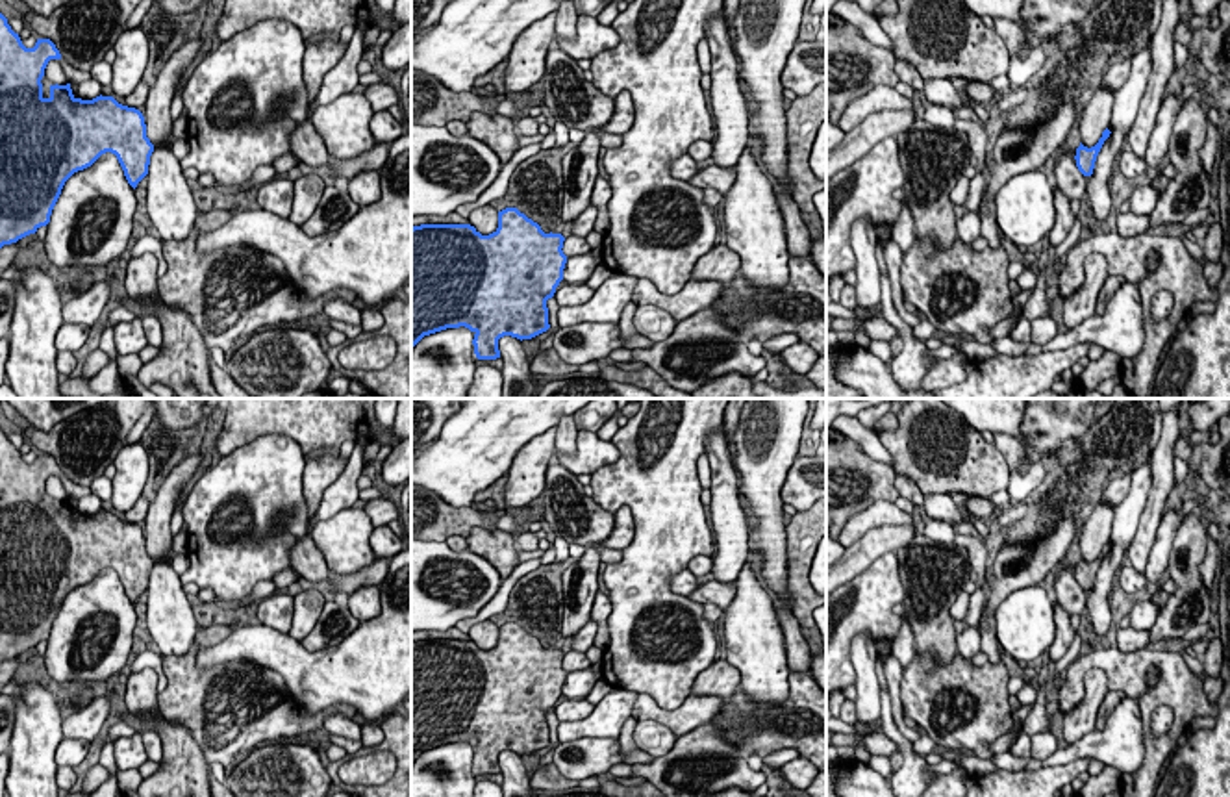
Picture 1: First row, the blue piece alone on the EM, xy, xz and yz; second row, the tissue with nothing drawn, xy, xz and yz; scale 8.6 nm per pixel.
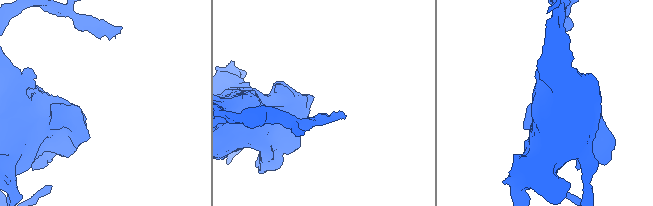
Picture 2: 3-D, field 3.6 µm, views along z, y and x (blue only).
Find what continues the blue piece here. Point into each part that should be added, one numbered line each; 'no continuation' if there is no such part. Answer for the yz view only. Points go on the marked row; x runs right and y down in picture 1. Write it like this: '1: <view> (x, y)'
1: yz (1095, 117)

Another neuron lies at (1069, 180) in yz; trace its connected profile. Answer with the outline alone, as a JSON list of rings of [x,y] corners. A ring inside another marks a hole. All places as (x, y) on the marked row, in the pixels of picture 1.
[[[1063,150],[1054,163],[1056,187],[1071,200],[1082,200],[1086,193],[1086,176],[1078,171],[1076,152]]]

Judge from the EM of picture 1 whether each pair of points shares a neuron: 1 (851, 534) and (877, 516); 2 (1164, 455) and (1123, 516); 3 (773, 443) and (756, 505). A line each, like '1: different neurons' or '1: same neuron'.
1: same neuron
2: different neurons
3: same neuron

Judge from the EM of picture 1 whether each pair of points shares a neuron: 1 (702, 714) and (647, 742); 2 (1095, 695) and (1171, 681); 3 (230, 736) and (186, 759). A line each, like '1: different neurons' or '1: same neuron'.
1: different neurons
2: different neurons
3: different neurons

